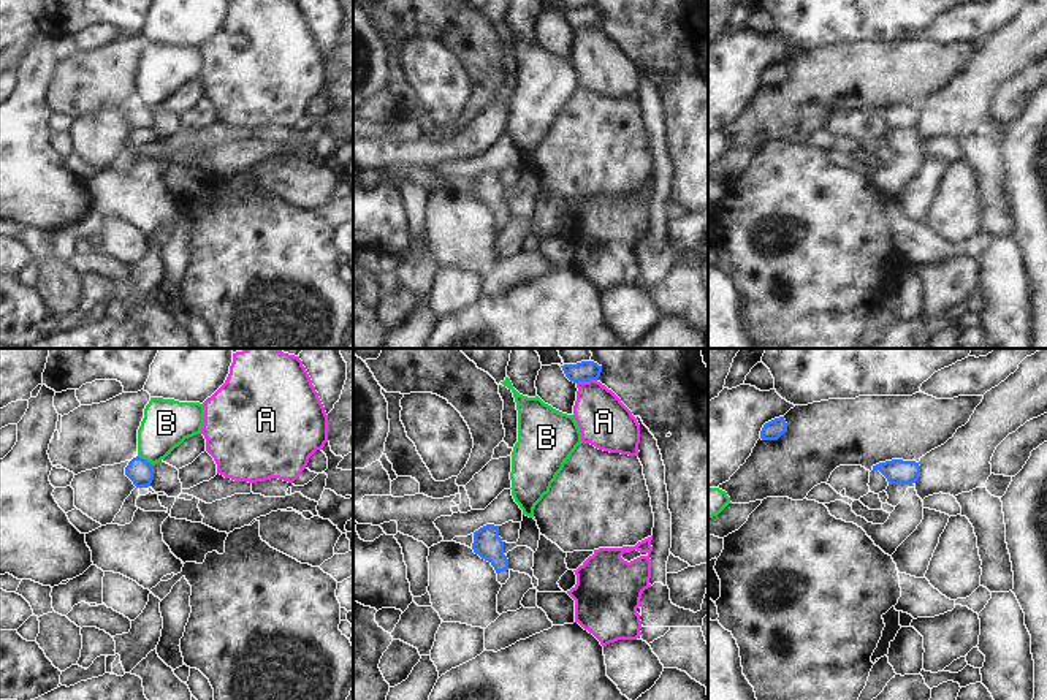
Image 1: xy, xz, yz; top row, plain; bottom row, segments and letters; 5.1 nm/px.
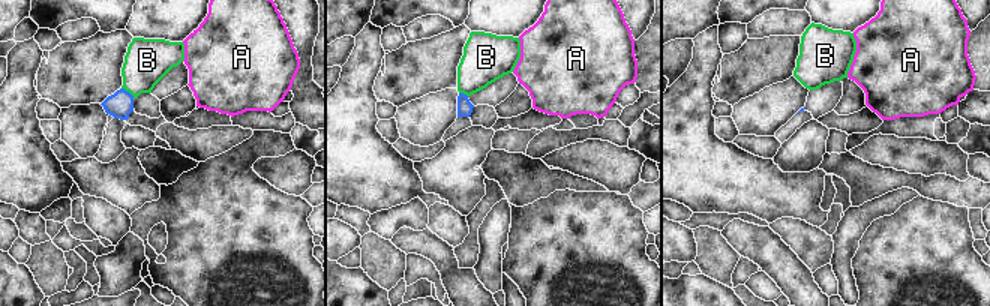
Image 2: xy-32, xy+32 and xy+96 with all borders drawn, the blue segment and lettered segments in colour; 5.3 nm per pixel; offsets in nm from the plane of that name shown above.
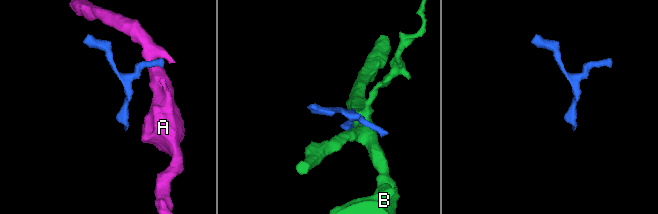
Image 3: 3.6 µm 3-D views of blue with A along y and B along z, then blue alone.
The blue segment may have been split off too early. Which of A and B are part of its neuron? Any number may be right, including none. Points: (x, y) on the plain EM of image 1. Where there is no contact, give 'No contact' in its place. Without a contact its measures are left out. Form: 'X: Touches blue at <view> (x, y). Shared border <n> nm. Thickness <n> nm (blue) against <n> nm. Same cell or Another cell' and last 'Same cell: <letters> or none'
A: Touches blue at xz (586, 26). Shared border 110 nm. Thickness 110 nm (blue) against 260 nm. Another cell
B: Touches blue at xy (144, 105). Shared border 100 nm. Thickness 130 nm (blue) against 240 nm. Another cell
Same cell: none.

